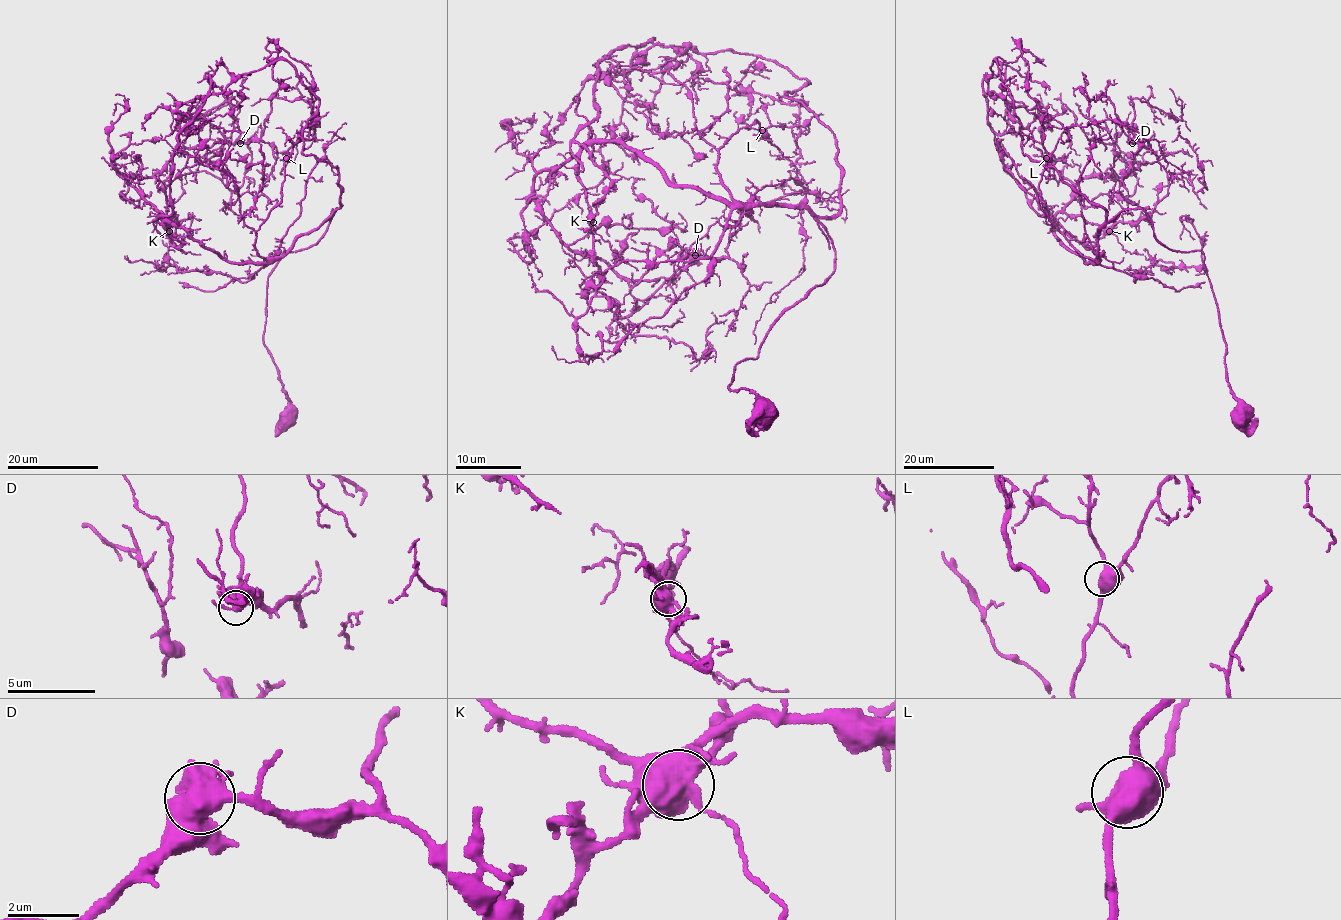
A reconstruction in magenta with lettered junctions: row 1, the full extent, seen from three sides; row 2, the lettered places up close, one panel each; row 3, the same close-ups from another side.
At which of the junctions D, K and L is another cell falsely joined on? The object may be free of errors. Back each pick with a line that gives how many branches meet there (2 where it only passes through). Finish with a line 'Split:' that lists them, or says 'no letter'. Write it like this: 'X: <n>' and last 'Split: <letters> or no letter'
K: 5
Split: K

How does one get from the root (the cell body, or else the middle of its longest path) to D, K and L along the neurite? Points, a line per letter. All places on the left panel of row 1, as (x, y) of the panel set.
D: (286, 415), (264, 343), (267, 279), (336, 209), (282, 255), (227, 262), (128, 181), (183, 147), (240, 143)
K: (286, 415), (264, 343), (267, 279), (336, 209), (265, 262), (227, 262), (161, 212), (169, 230)
L: (286, 415), (264, 343), (267, 279), (336, 210), (282, 255), (259, 255), (256, 231), (281, 201), (286, 158)

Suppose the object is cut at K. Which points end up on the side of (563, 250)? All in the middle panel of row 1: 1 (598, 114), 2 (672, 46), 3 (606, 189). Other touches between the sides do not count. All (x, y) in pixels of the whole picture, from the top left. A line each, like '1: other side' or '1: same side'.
1: other side
2: same side
3: other side

